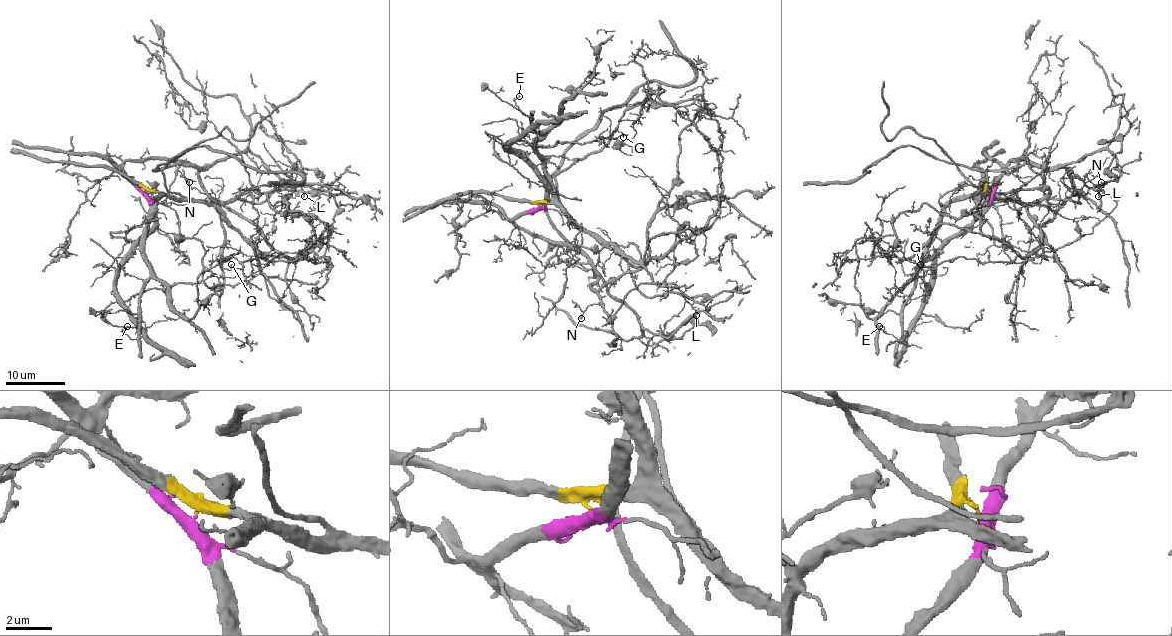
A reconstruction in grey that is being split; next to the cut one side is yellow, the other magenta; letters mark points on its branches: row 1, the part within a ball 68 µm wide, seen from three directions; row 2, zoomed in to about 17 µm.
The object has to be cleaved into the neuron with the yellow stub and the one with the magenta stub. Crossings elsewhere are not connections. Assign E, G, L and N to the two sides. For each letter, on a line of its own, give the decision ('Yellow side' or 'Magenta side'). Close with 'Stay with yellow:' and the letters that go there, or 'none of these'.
E: Yellow side
G: Magenta side
L: Magenta side
N: Magenta side
Stay with yellow: E

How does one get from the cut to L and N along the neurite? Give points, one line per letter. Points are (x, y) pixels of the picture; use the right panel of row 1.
L: (990, 192), (1010, 161), (1062, 167), (1107, 150), (1116, 159), (1120, 174), (1101, 184), (1098, 196)
N: (990, 192), (1004, 167), (1021, 159), (1042, 167), (1062, 167), (1071, 186), (1083, 195), (1101, 182)

